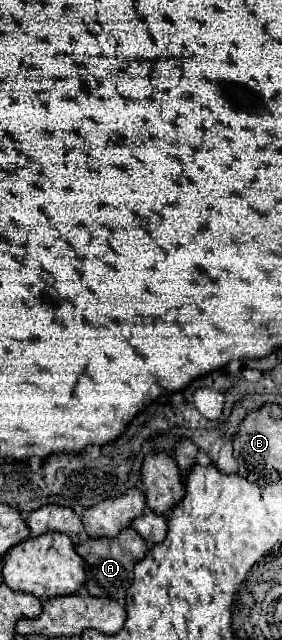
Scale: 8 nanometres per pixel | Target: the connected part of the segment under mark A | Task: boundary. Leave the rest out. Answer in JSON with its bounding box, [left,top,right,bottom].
[74,528,148,604]

